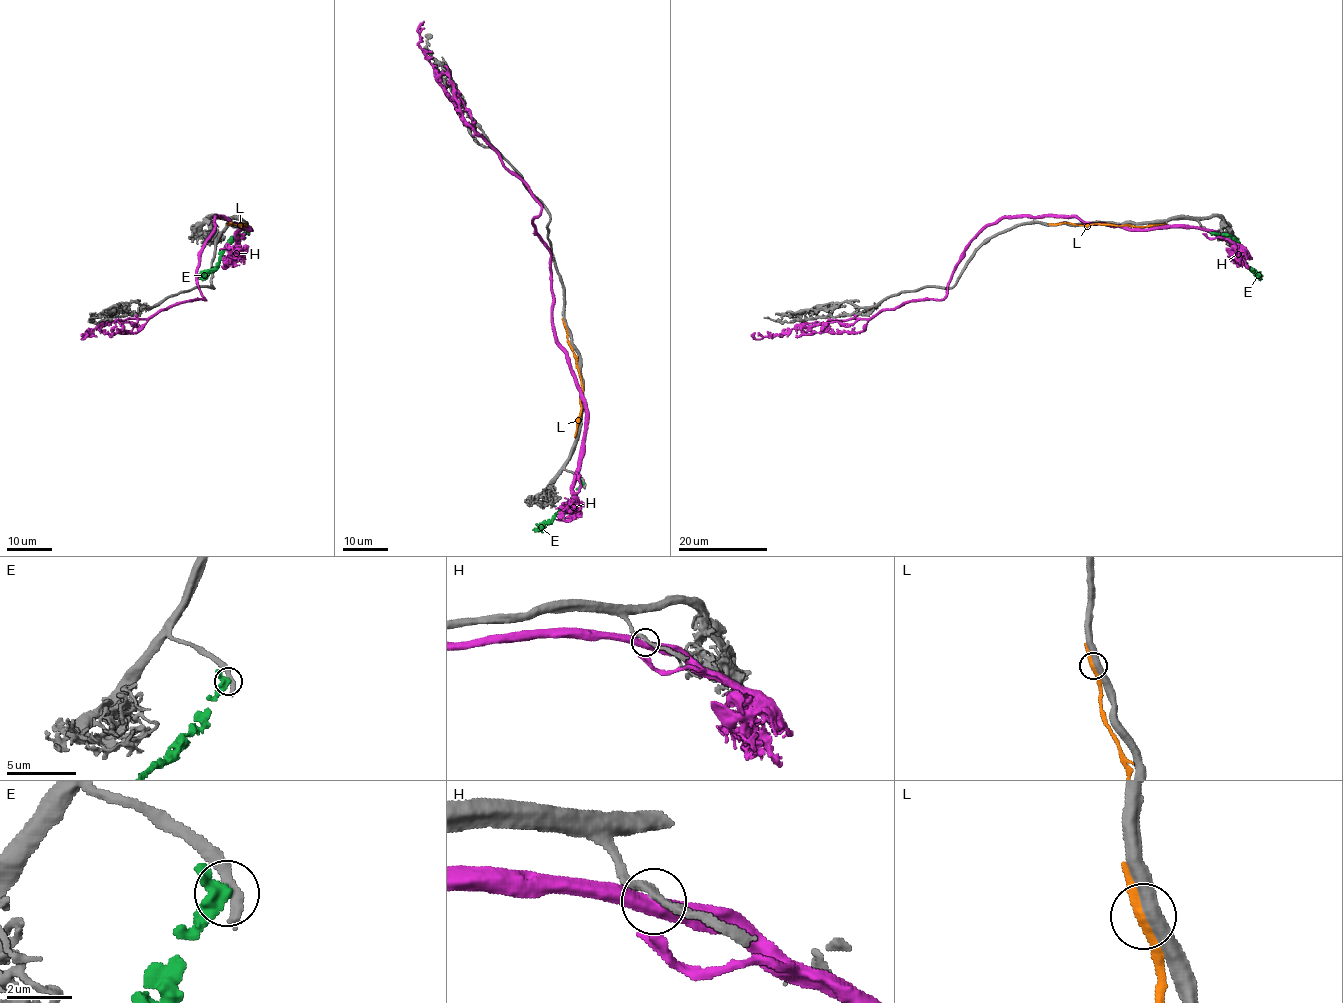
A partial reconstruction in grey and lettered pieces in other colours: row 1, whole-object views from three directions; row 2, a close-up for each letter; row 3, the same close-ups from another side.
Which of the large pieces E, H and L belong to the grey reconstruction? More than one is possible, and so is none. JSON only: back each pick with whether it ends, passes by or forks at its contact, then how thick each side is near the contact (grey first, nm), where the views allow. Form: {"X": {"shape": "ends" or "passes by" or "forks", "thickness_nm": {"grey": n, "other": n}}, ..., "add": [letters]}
{"add": []}

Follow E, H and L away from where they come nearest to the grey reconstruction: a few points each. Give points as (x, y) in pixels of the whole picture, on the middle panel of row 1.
E: (583, 483), (551, 520), (532, 530)
H: (576, 474), (586, 399), (555, 335), (551, 251), (533, 222), (540, 202), (446, 95), (418, 44), (423, 25)
L: (564, 326), (582, 392), (574, 437)

